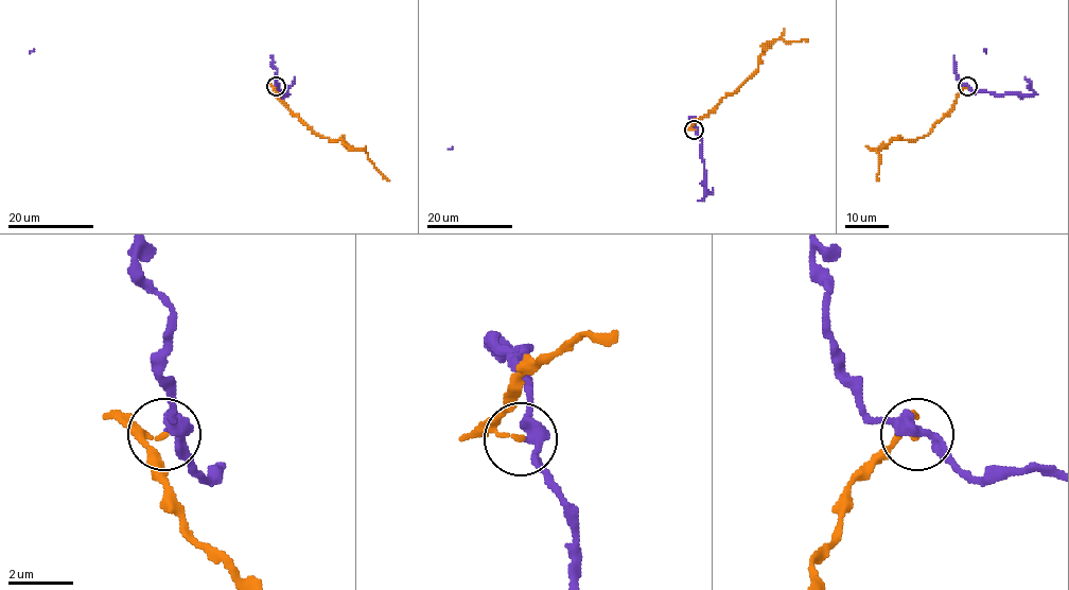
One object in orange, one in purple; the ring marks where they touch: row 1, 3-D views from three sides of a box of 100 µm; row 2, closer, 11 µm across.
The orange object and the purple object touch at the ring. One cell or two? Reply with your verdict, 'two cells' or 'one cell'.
two cells

